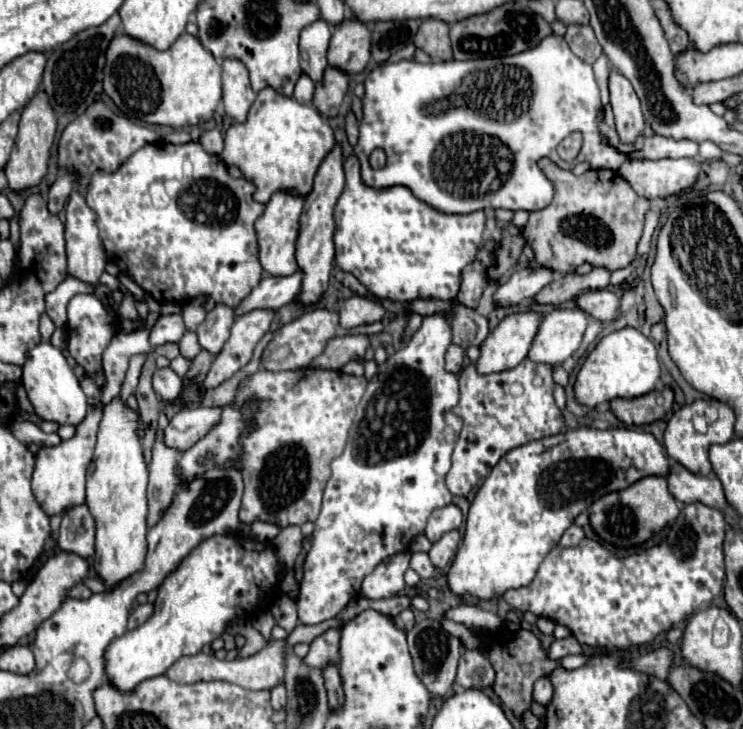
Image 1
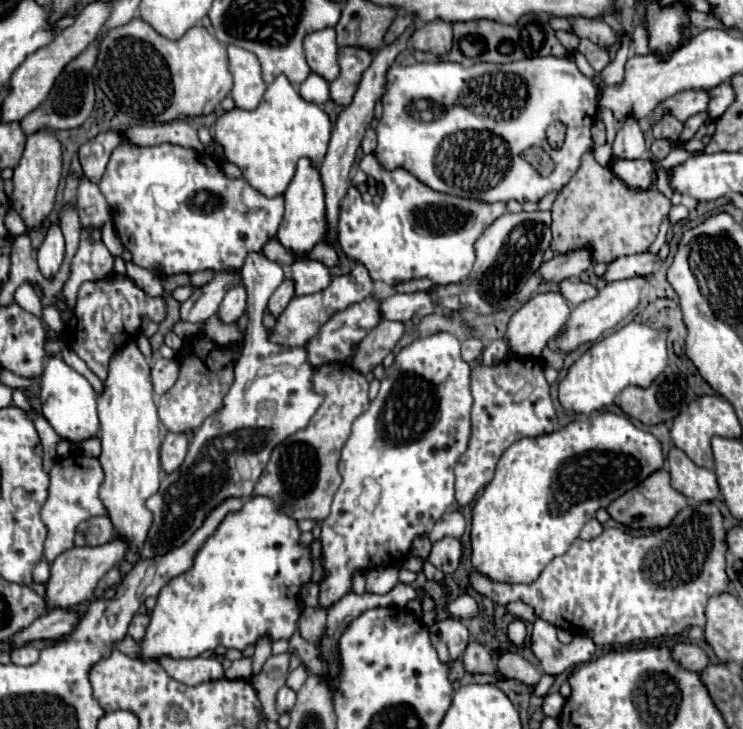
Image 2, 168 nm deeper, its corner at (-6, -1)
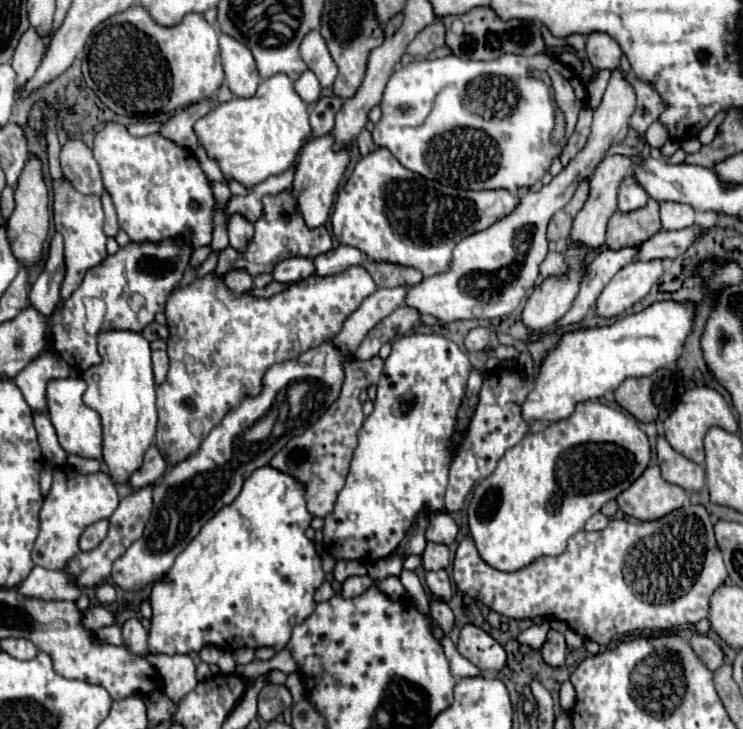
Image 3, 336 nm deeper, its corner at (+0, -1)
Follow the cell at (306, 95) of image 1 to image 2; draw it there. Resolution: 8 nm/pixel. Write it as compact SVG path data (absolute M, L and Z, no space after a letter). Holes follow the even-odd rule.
M310 74L302 84L300 84L300 96L306 102L318 104L322 106L330 96L328 96L328 82L324 78L320 78L318 74Z

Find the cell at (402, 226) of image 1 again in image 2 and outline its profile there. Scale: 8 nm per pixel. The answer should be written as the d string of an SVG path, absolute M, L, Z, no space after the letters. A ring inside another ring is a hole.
M368 154L358 162L348 194L340 202L338 244L348 258L366 266L374 282L384 282L388 286L394 286L406 280L430 278L438 286L450 286L450 284L460 284L462 280L466 280L466 276L470 276L470 268L474 266L476 260L474 244L478 236L482 236L482 232L502 214L506 214L504 202L484 204L478 200L466 200L436 192L406 170L398 168L386 172L378 164L374 154Z

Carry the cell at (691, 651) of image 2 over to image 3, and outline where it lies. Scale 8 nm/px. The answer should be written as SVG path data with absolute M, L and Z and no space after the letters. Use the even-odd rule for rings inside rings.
M694 634L690 638L690 646L694 648L694 652L704 660L704 664L710 670L718 670L724 664L724 650L720 648L720 644L716 644L710 636L704 634Z

